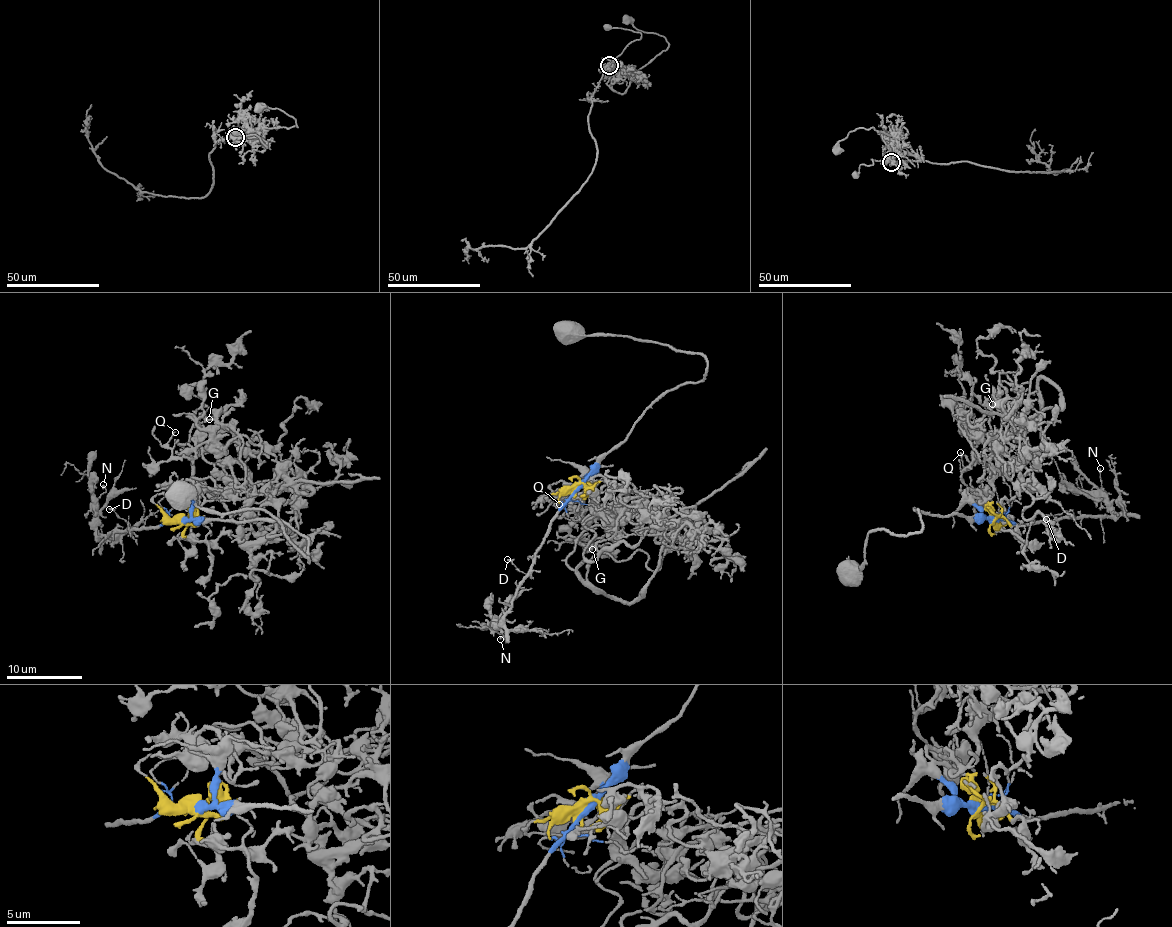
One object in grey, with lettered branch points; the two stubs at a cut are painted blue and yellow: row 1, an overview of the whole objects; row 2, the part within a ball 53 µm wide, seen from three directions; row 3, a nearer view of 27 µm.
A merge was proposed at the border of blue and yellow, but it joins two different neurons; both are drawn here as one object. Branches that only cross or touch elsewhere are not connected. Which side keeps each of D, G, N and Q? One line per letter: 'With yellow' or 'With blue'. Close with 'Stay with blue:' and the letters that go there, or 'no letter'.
D: With blue
G: With yellow
N: With blue
Q: With yellow
Stay with blue: D, N

